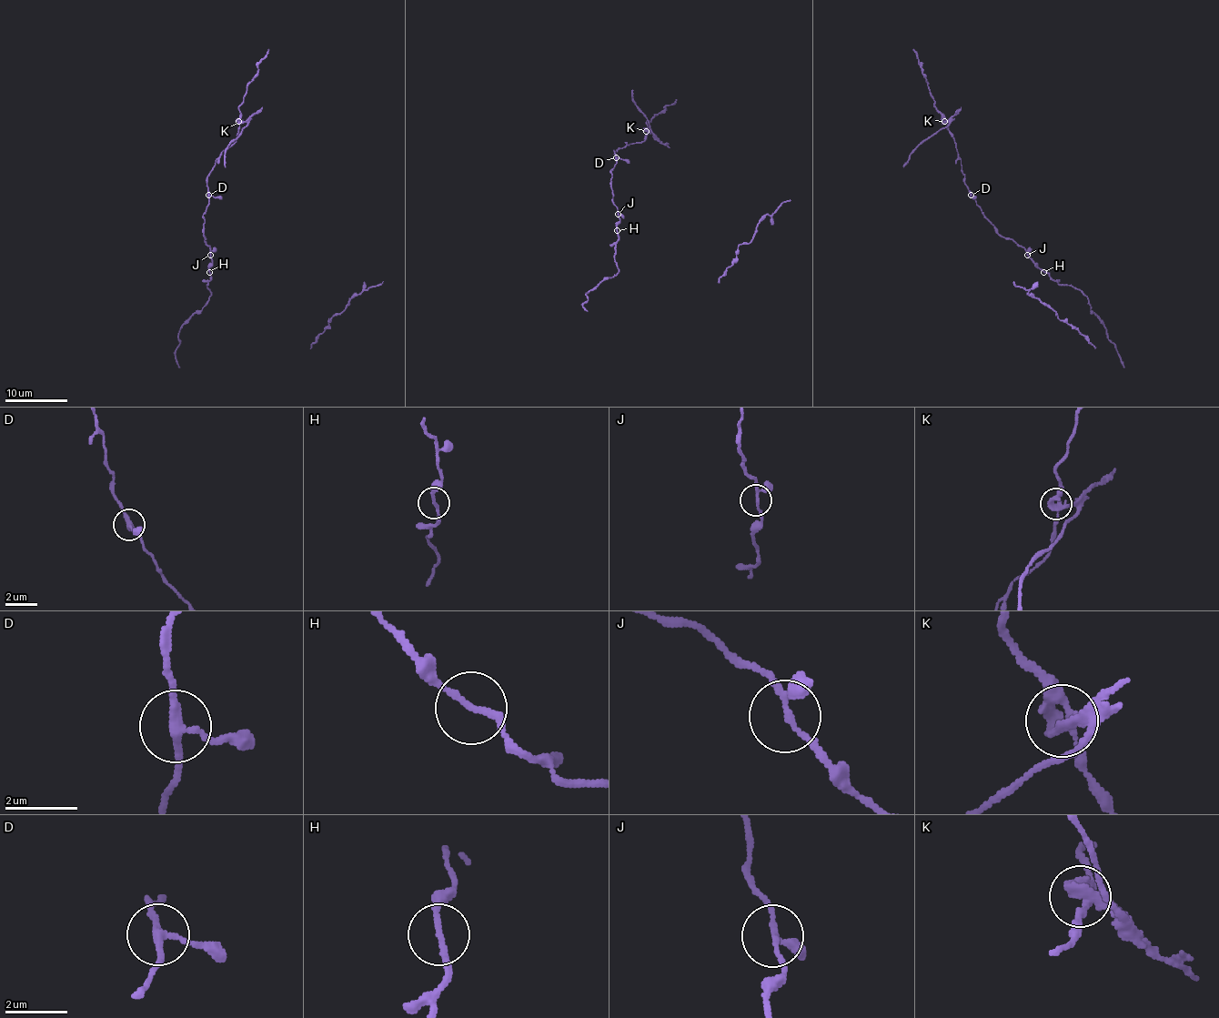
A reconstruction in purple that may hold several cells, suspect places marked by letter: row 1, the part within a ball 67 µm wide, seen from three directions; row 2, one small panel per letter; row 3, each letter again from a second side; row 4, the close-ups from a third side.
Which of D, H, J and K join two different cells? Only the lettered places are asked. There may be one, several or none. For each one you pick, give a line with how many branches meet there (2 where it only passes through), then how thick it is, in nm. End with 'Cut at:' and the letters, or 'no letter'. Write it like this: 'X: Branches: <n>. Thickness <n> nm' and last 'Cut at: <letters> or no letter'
K: Branches: 3. Thickness 280 nm
Cut at: K

